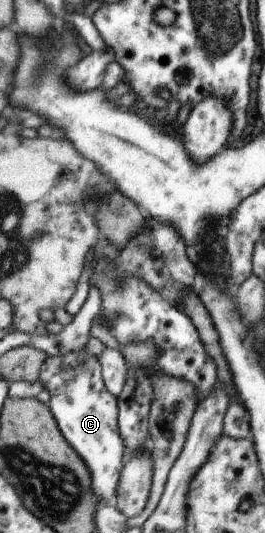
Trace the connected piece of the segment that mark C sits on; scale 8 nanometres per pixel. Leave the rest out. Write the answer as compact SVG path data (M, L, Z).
M86 350L52 356L42 366L39 379L51 393L53 414L62 433L91 469L93 490L100 503L117 499L128 451L119 426L119 403L105 386L101 361Z

